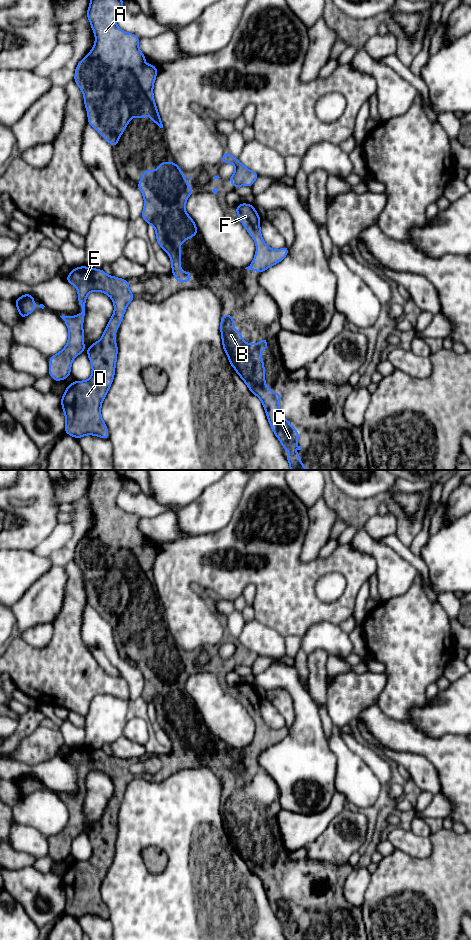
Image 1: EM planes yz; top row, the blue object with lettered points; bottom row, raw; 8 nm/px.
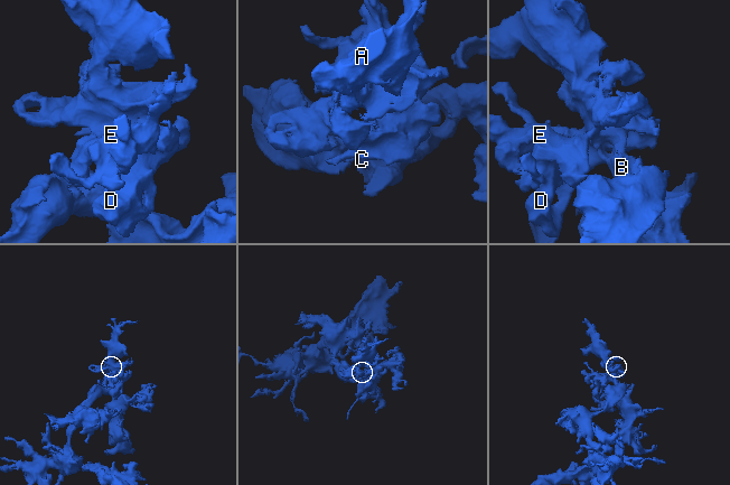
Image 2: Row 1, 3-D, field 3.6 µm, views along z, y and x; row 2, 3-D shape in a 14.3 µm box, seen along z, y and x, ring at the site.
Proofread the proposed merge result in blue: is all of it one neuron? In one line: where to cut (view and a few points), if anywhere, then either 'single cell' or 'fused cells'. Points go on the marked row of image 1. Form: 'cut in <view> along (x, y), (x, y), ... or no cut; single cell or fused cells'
no cut; single cell

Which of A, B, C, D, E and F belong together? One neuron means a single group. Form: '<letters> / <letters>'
A B C D E F

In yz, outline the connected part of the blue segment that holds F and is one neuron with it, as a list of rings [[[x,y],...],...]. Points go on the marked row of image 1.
[[[241,203],[234,211],[239,215],[239,220],[250,236],[256,242],[256,254],[252,263],[246,267],[247,270],[256,270],[259,274],[269,267],[281,262],[288,254],[289,247],[284,246],[279,250],[268,247],[260,230],[260,217],[253,205]]]

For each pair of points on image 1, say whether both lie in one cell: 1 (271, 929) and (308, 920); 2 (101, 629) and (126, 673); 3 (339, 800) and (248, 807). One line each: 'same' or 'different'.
1: different
2: same
3: different

